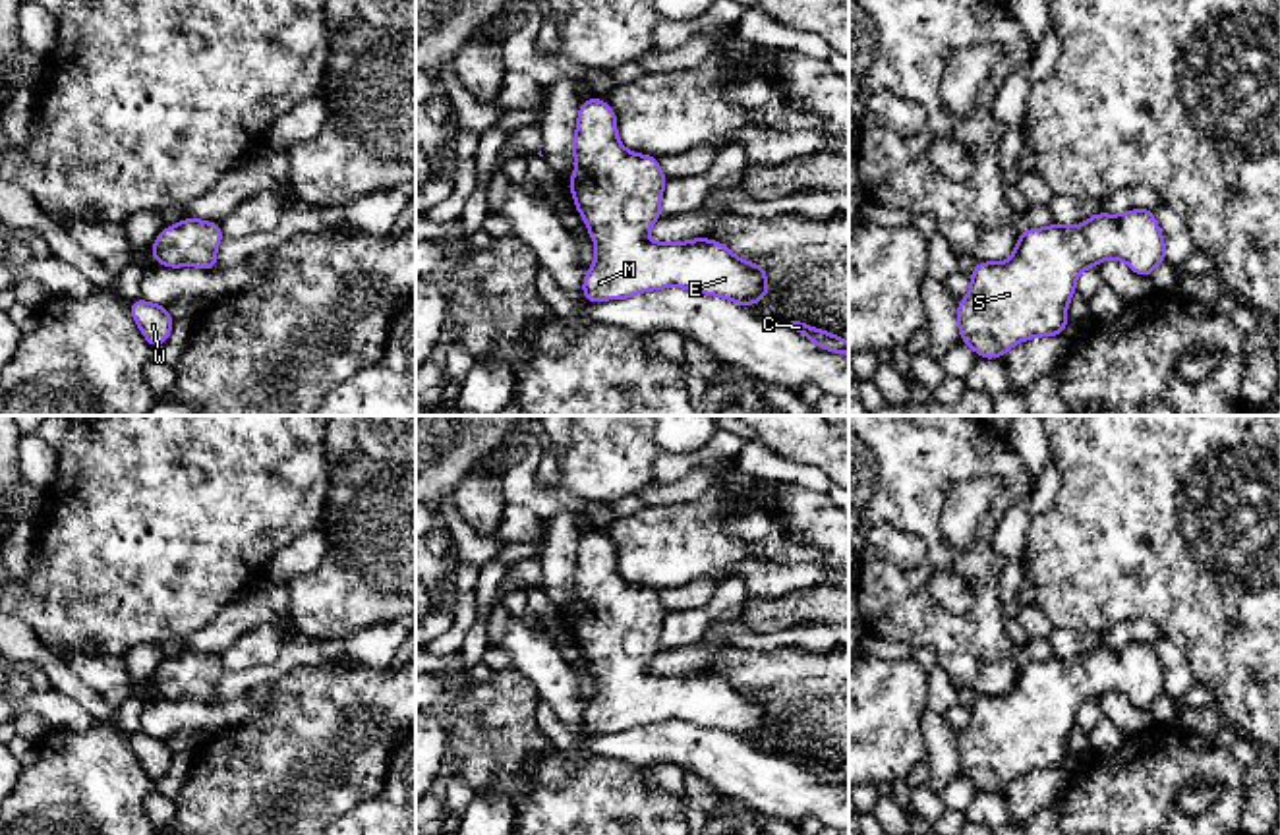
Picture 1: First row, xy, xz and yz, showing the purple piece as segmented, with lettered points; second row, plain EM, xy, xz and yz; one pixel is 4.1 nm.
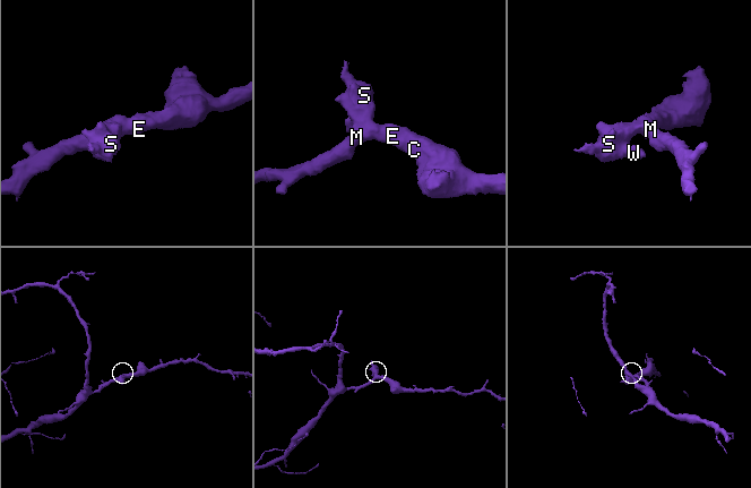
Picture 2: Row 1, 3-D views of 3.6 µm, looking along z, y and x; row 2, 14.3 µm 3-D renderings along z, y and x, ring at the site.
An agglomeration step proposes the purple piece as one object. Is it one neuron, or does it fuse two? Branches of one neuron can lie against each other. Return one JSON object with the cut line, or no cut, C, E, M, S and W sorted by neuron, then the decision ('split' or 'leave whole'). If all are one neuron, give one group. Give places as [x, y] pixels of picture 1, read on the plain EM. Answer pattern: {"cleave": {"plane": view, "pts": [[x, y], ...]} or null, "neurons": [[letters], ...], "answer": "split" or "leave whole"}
{"cleave": null, "neurons": [["C", "E", "M", "S", "W"]], "answer": "leave whole"}

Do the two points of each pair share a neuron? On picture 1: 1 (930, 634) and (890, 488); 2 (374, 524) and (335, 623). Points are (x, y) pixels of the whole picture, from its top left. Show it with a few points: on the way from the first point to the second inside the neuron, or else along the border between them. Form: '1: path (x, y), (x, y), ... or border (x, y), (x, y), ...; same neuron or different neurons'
1: path (919, 598), (919, 576), (932, 563), (927, 524); same neuron
2: path (374, 549), (374, 567), (343, 598); same neuron

